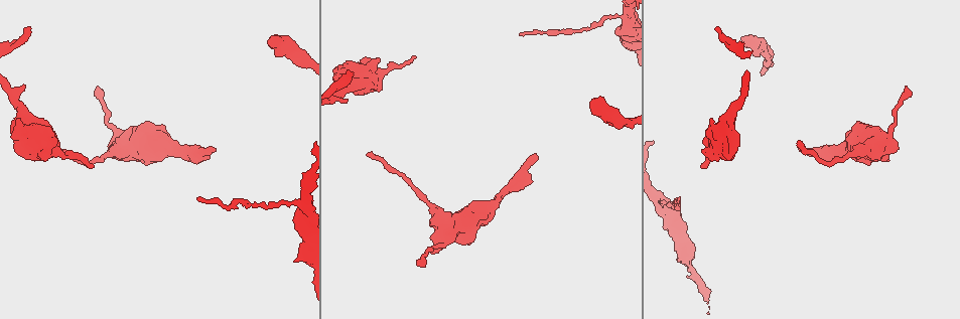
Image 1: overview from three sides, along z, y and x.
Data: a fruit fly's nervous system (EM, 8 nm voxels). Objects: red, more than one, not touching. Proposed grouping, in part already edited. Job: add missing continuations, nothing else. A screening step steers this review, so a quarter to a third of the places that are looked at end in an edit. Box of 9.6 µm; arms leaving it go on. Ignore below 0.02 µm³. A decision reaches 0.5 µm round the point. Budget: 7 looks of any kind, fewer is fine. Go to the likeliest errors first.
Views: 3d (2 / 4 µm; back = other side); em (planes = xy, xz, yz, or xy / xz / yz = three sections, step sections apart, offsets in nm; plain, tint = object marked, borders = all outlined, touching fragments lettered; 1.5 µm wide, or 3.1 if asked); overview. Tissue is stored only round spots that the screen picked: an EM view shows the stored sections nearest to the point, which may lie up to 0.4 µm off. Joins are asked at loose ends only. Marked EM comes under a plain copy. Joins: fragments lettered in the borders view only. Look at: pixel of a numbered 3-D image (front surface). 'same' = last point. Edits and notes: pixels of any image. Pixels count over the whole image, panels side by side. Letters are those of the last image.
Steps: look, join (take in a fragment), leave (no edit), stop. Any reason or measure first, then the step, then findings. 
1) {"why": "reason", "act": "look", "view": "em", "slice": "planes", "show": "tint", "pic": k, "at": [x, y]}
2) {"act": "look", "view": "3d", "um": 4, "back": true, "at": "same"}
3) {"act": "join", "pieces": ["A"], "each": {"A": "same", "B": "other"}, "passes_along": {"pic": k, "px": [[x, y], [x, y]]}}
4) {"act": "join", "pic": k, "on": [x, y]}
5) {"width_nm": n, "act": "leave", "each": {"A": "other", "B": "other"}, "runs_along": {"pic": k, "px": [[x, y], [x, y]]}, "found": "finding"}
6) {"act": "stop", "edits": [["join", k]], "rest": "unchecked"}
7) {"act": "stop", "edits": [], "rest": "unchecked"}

{"why": "tapers out", "act": "look", "view": "3d", "um": 4, "pic": 1, "at": [415, 55]}

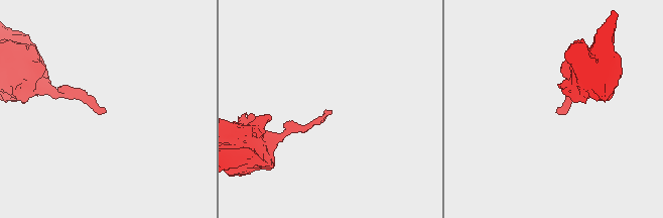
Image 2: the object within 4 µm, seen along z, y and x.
{"act": "look", "view": "em", "slice": "planes", "show": "borders", "pic": 2, "at": [556, 110]}

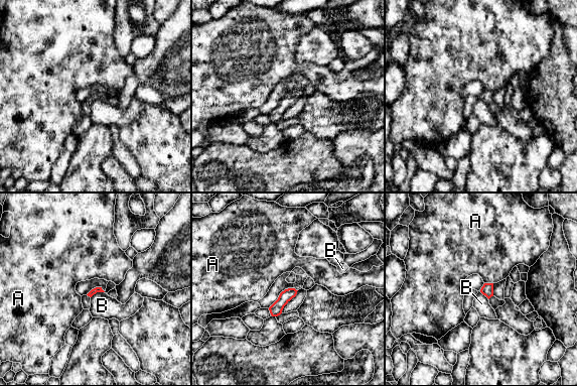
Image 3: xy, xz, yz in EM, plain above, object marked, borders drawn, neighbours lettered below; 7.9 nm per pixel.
{"act": "leave", "each": {"A": "other", "B": "other"}, "border": {"pic": 3, "px": [[104, 291], [98, 291], [91, 297]]}, "found": "none of them fits"}

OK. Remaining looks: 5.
{"why": "an open end", "act": "look", "view": "3d", "um": 4, "pic": 1, "at": [212, 152]}

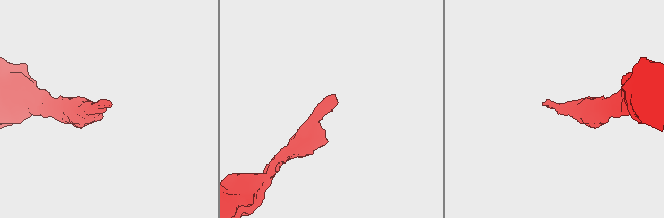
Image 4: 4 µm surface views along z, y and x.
{"act": "look", "view": "em", "slice": "xz", "step": 4, "show": "tint", "pic": 4, "at": [334, 99]}

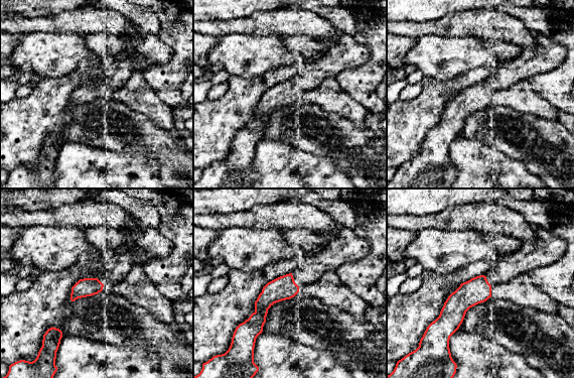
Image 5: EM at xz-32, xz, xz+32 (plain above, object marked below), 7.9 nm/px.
{"why": "cut it another way", "act": "look", "view": "em", "slice": "planes", "show": "borders", "at": "same"}

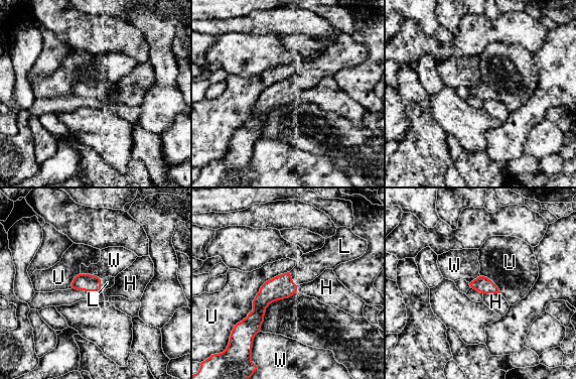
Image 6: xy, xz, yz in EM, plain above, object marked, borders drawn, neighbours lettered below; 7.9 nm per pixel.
{"width_nm": 130, "act": "join", "pic": 6, "on": [309, 266], "each": {"H": "other", "L": "same", "U": "other", "W": "other"}, "found": "it goes on there"}

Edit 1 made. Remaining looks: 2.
{"act": "stop", "edits": [["join", 6]], "rest": "unchecked"}

